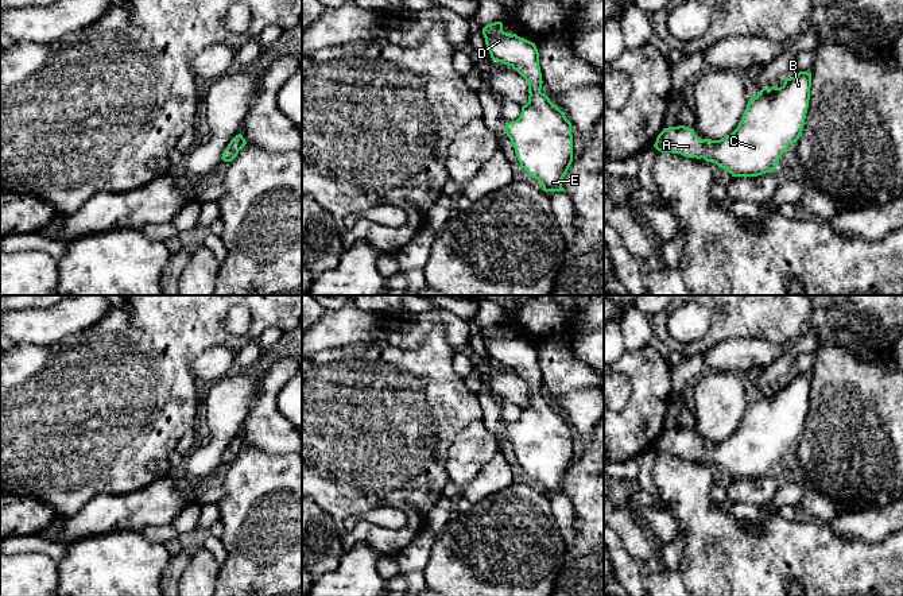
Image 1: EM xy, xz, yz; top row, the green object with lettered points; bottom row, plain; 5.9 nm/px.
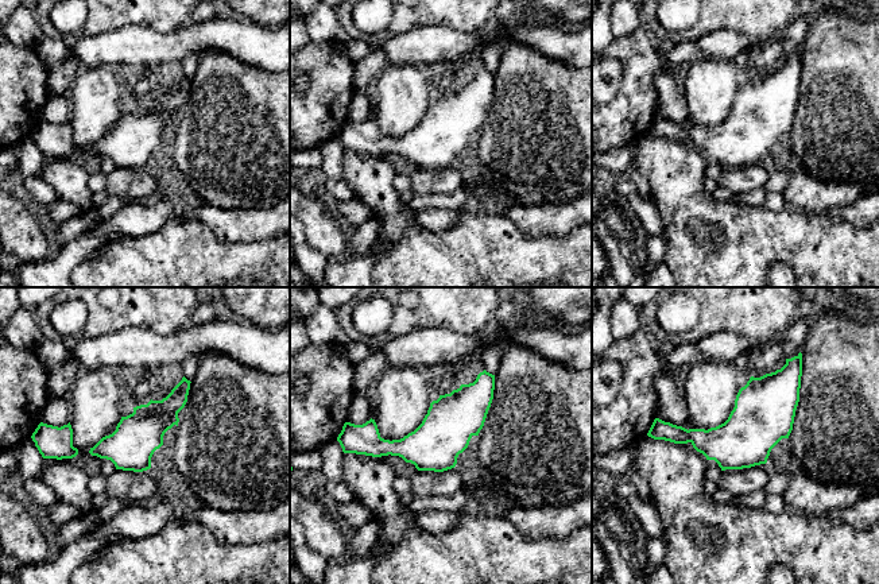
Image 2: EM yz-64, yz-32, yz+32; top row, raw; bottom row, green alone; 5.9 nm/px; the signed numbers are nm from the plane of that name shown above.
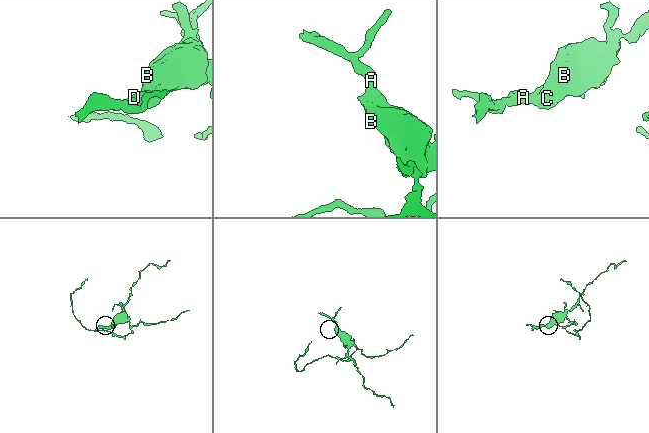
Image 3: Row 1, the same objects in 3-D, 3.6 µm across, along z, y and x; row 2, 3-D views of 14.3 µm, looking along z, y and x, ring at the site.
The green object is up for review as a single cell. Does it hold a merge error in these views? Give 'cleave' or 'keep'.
keep

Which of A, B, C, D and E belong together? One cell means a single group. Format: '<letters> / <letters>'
A B C D E

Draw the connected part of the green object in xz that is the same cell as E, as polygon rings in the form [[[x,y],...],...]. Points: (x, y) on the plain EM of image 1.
[[[495,324],[482,330],[492,363],[516,372],[528,387],[528,405],[518,422],[505,425],[520,469],[538,481],[543,494],[565,494],[562,481],[573,464],[571,425],[540,394],[542,375],[535,345],[503,333]]]

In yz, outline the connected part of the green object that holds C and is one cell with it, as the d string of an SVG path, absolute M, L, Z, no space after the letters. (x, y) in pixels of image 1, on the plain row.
M799 374L786 380L780 390L766 390L749 400L737 430L720 442L699 441L693 430L678 427L663 430L654 449L662 454L704 460L728 472L732 479L757 479L776 472L776 467L790 446L799 441L809 410L811 375Z

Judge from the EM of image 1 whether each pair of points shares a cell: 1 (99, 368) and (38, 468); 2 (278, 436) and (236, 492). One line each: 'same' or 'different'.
1: same
2: different

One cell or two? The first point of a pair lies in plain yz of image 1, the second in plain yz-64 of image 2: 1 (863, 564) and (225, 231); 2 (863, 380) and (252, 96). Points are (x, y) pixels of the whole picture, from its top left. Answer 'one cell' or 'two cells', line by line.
1: two cells
2: one cell

